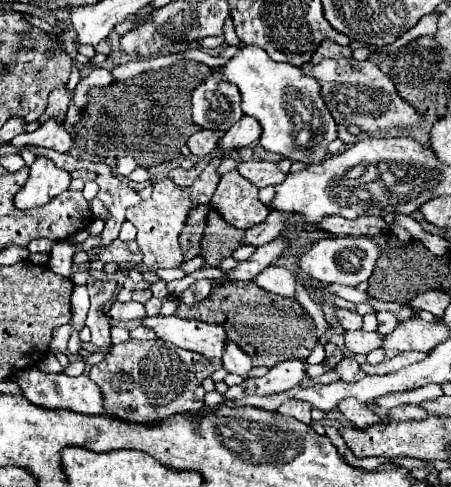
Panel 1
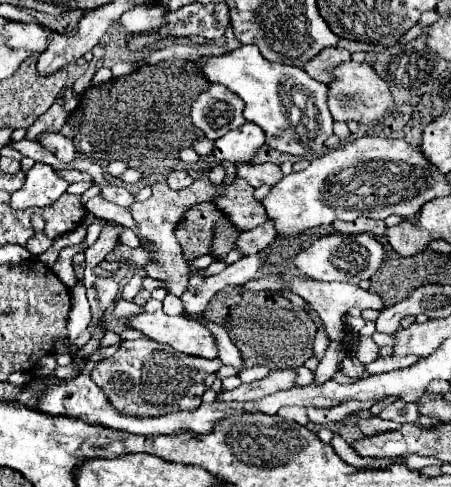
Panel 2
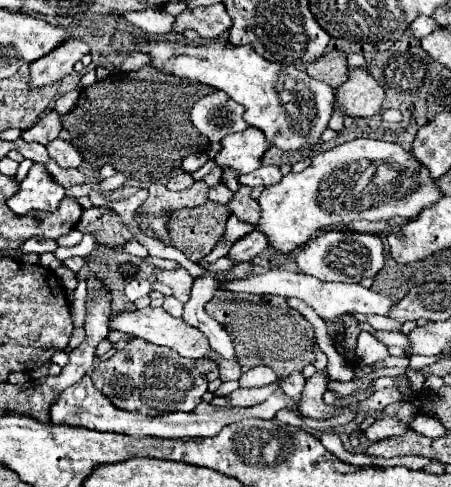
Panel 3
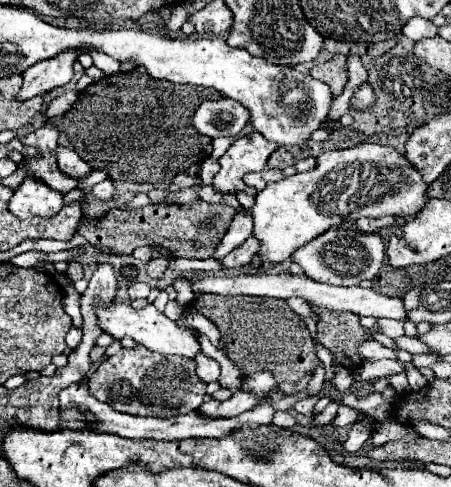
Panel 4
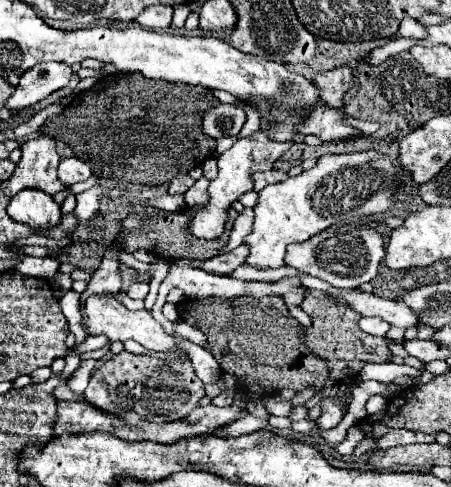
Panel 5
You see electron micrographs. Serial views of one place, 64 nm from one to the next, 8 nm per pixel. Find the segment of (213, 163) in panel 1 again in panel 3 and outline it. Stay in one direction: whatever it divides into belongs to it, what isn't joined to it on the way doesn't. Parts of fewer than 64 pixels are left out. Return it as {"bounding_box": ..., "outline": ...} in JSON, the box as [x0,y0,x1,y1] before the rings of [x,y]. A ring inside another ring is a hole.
{"bounding_box":[136,180,210,302],"outline":[[[204,180],[194,182],[190,188],[186,188],[182,192],[170,192],[162,184],[152,184],[148,200],[136,210],[136,218],[140,222],[140,228],[152,230],[154,236],[162,244],[172,246],[170,236],[168,236],[168,228],[166,228],[168,220],[172,218],[172,212],[182,210],[182,208],[190,208],[190,206],[198,206],[198,204],[206,204],[208,192],[210,192],[210,186],[206,186]],[[176,268],[176,270],[156,270],[154,278],[166,286],[172,288],[172,294],[180,300],[186,302],[188,300],[188,292],[192,288],[192,276],[184,270],[184,268]]]}

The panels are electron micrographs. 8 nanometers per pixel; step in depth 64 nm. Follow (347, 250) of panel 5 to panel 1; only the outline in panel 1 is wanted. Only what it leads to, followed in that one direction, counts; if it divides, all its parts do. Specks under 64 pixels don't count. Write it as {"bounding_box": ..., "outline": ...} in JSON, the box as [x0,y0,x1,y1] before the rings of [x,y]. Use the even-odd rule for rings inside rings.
{"bounding_box":[300,236,380,286],"outline":[[[346,236],[346,238],[326,238],[316,242],[308,254],[300,258],[300,268],[310,274],[314,280],[328,284],[346,284],[356,286],[370,278],[376,260],[380,256],[378,246],[366,236]]]}

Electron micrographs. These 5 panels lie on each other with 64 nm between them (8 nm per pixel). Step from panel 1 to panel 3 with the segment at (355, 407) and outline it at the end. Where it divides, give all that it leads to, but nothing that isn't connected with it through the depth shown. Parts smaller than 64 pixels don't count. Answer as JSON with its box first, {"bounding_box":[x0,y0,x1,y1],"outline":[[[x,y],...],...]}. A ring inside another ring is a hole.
{"bounding_box":[364,418,408,442],"outline":[[[382,418],[382,420],[376,420],[372,426],[368,426],[368,428],[364,430],[364,436],[366,436],[368,440],[376,442],[376,440],[382,440],[382,438],[388,438],[388,436],[404,434],[406,428],[408,428],[406,424],[404,424],[404,428],[402,428],[402,422],[398,422],[398,420],[394,420],[394,418]]]}

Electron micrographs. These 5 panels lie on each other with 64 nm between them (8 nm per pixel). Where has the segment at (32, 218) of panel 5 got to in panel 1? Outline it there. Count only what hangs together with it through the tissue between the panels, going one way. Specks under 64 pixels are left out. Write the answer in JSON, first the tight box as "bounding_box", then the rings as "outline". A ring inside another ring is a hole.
{"bounding_box":[14,156,70,210],"outline":[[[38,156],[30,166],[30,178],[24,188],[16,194],[14,206],[20,210],[30,210],[44,206],[50,198],[68,190],[70,172],[58,168],[50,158]]]}

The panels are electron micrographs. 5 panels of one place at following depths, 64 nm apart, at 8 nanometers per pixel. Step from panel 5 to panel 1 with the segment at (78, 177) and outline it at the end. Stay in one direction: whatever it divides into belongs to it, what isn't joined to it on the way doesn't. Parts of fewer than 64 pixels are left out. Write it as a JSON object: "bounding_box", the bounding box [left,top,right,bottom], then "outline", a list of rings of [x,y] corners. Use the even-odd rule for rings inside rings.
{"bounding_box":[8,118,74,152],"outline":[[[50,118],[38,130],[16,136],[14,140],[10,140],[8,146],[16,148],[16,150],[22,150],[28,144],[42,146],[42,148],[54,148],[58,152],[70,152],[74,142],[72,142],[70,132],[64,128],[64,124],[58,122],[58,120],[54,120],[54,118]]]}

